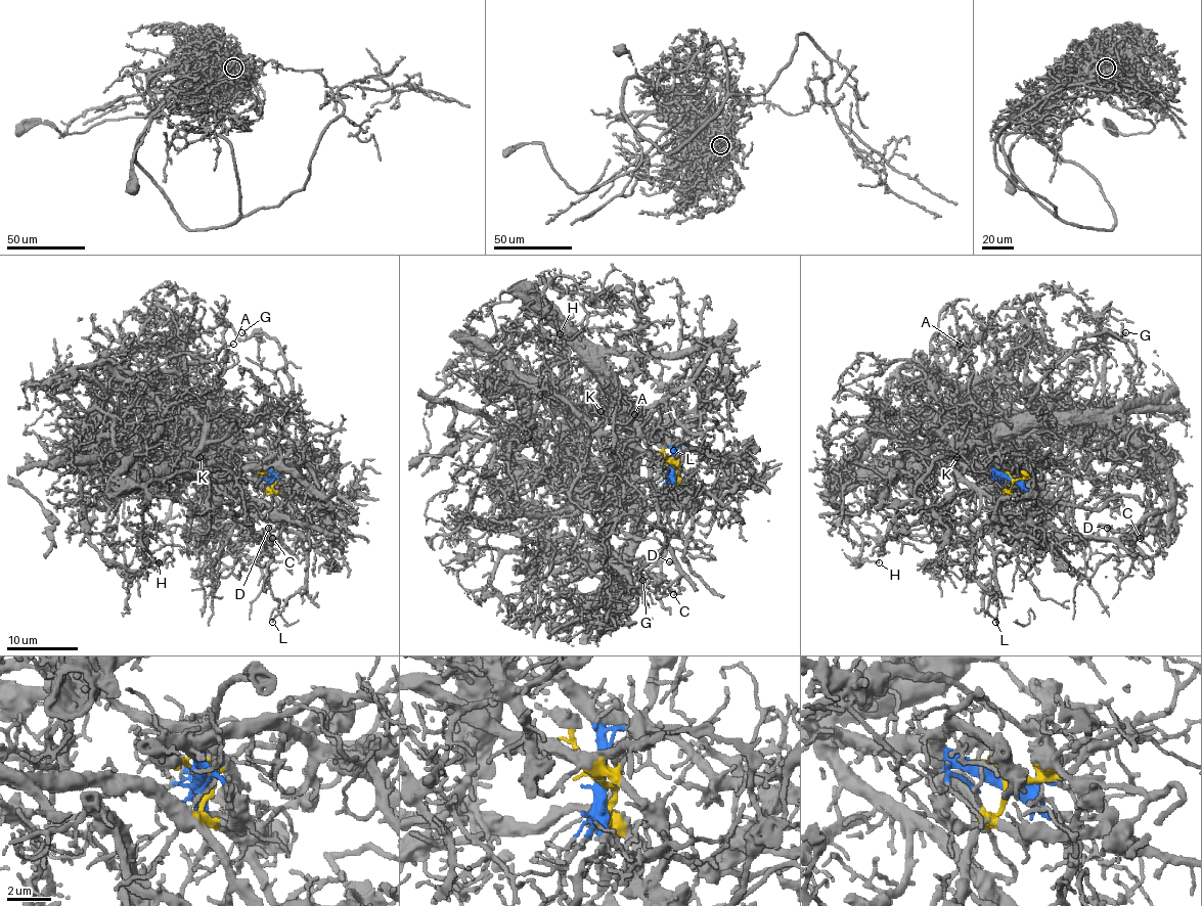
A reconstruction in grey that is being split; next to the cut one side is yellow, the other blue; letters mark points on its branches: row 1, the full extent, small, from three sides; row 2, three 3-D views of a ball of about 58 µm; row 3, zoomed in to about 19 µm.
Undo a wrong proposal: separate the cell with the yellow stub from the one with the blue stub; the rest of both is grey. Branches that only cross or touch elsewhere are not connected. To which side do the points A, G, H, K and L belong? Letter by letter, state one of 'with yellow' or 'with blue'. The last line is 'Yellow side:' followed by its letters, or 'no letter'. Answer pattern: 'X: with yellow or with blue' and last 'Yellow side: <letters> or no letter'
A: with blue
G: with blue
H: with blue
K: with blue
L: with blue
Yellow side: no letter

